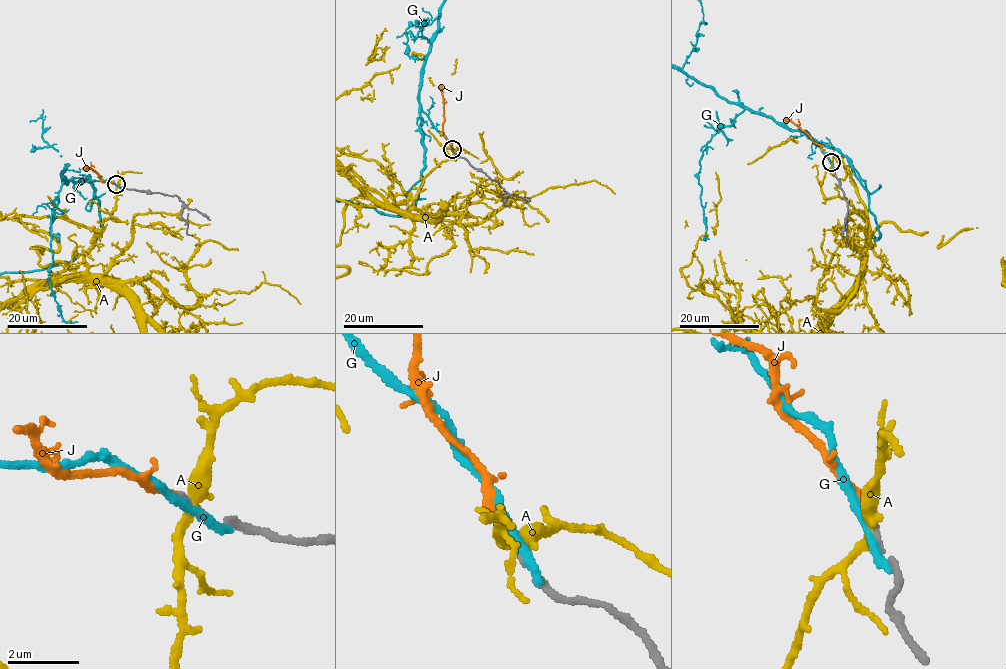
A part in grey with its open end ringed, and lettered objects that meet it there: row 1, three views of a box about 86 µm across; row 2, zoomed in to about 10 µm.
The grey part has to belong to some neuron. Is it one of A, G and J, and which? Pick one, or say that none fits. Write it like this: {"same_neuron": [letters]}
{"same_neuron": ["J"]}

